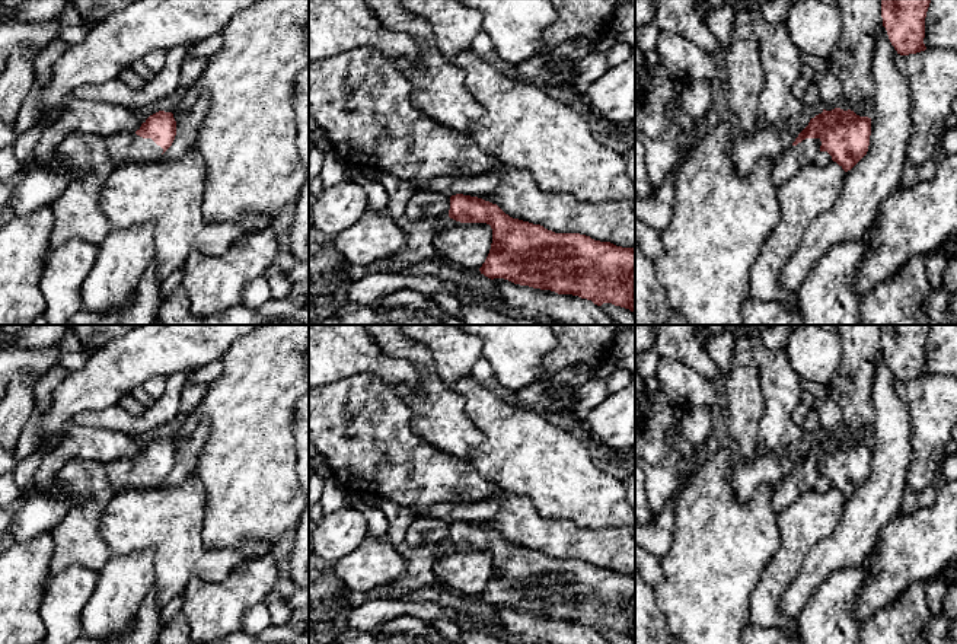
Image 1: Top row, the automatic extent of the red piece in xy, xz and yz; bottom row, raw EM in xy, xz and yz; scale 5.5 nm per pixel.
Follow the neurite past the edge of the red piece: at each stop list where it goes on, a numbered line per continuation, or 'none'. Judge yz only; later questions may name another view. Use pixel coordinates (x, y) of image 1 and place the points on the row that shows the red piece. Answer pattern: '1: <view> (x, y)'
1: yz (794, 158)

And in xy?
1: xy (91, 158)

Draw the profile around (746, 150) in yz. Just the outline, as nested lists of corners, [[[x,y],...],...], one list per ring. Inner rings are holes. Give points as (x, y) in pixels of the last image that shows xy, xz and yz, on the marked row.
[[[768,124],[750,134],[739,133],[730,146],[730,156],[739,175],[744,176],[762,159],[778,157],[792,146],[801,131],[785,124]]]

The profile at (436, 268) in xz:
[[[437,258],[409,265],[395,272],[411,277],[434,277],[485,296],[498,294],[498,288],[495,287],[494,281],[484,274],[466,274],[456,267],[450,267],[438,261]]]

